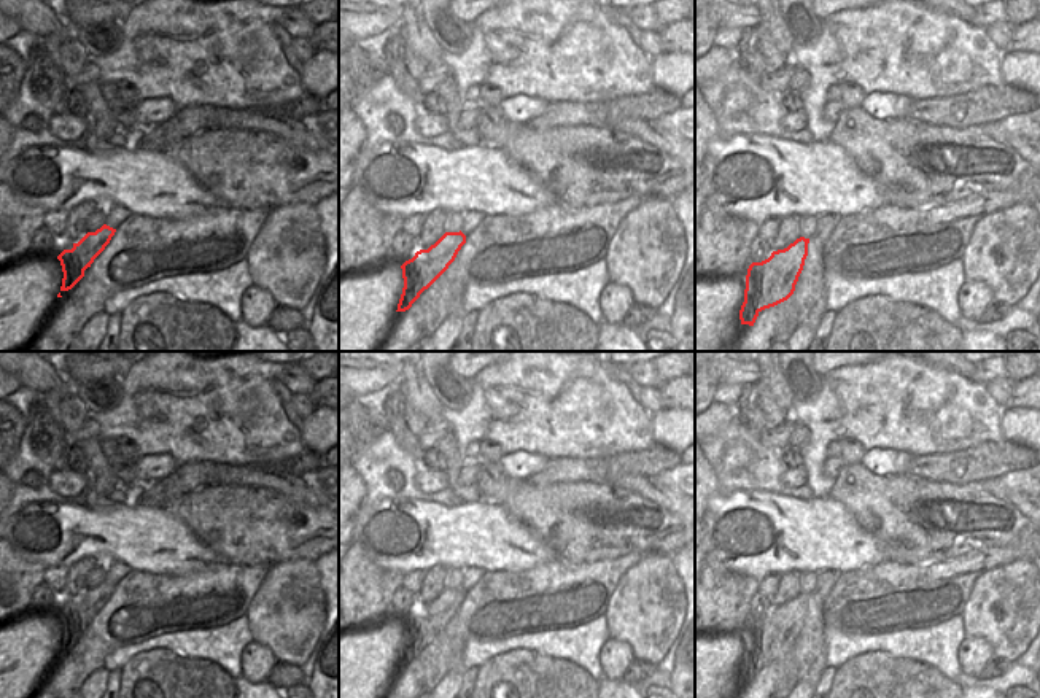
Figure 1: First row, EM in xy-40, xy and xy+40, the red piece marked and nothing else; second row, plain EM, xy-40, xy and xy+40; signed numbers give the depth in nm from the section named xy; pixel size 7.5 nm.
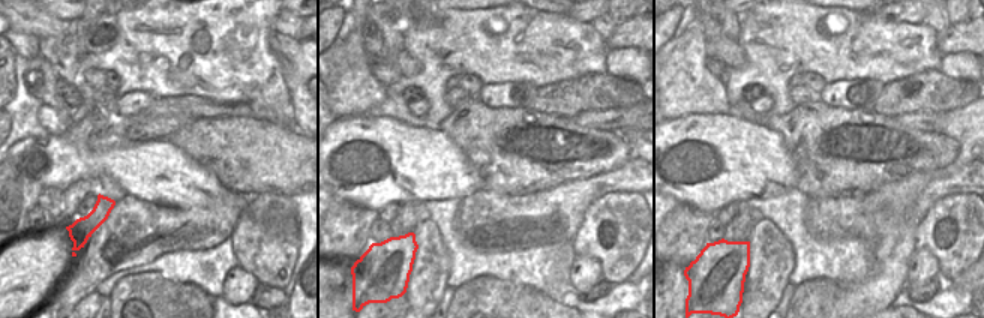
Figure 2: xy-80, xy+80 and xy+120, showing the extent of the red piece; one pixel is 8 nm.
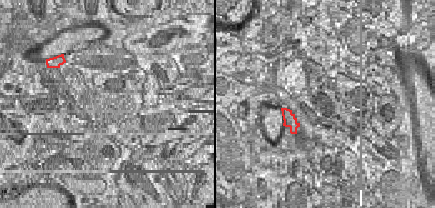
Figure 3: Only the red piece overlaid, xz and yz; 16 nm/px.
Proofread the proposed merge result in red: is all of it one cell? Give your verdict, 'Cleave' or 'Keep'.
Keep

